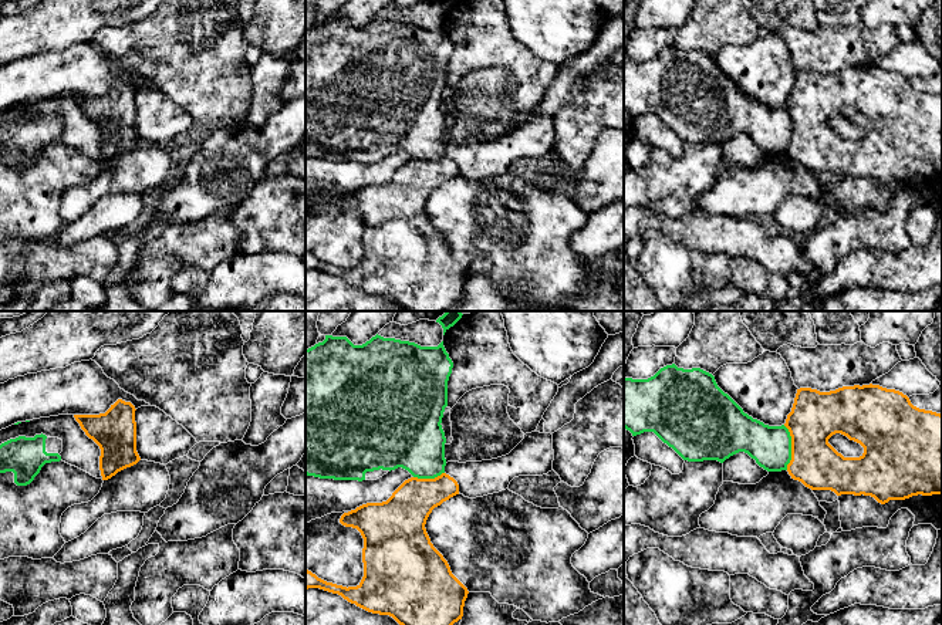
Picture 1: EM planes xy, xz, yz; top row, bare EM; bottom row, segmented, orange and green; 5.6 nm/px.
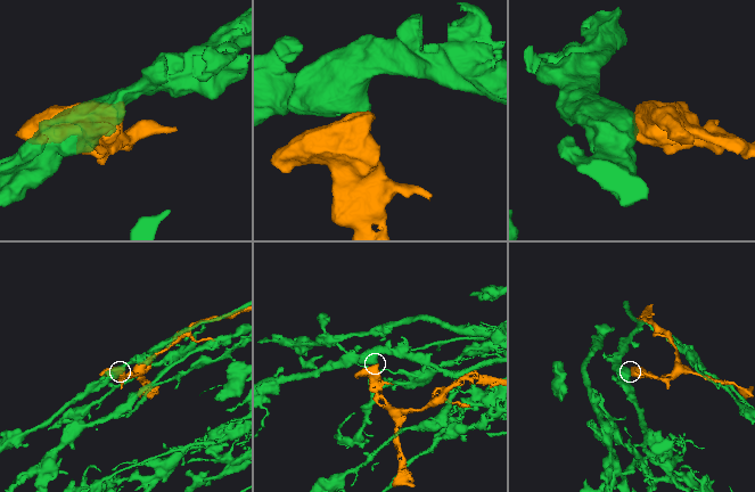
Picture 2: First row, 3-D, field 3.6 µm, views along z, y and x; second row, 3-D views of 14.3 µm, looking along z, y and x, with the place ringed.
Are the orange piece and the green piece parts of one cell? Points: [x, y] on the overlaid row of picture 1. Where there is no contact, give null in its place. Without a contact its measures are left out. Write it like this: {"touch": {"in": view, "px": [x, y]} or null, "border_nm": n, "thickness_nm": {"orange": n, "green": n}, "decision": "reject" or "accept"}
{"touch": {"in": "yz", "px": [792, 448]}, "border_nm": 260, "thickness_nm": {"orange": 280, "green": 240}, "decision": "reject"}

